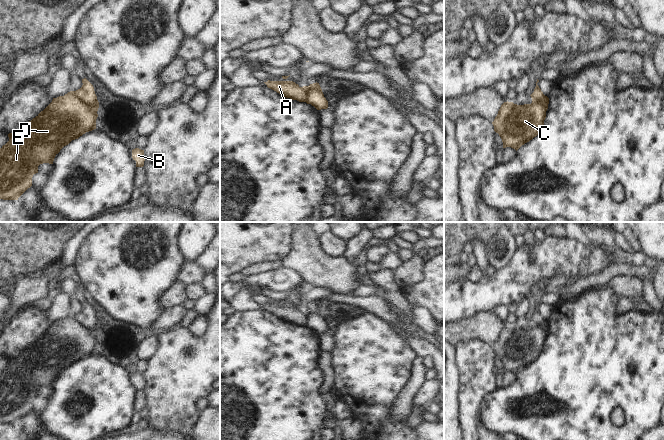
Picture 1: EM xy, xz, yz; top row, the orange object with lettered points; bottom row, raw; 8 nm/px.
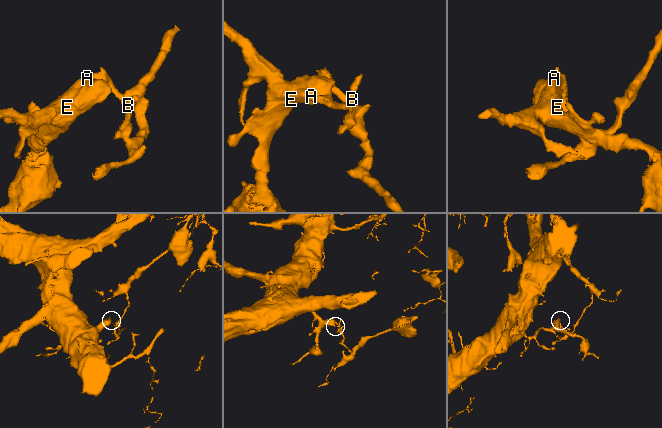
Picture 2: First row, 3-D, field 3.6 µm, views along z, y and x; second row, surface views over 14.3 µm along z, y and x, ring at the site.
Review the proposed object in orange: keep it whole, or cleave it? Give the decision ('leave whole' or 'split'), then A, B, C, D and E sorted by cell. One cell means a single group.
split | A C D E / B

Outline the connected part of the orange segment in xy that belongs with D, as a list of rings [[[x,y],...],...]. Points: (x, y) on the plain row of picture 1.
[[[71,315],[53,322],[52,326],[17,357],[9,357],[9,365],[0,372],[0,423],[18,424],[32,410],[32,401],[43,387],[53,388],[55,380],[72,364],[96,353],[95,335]]]

